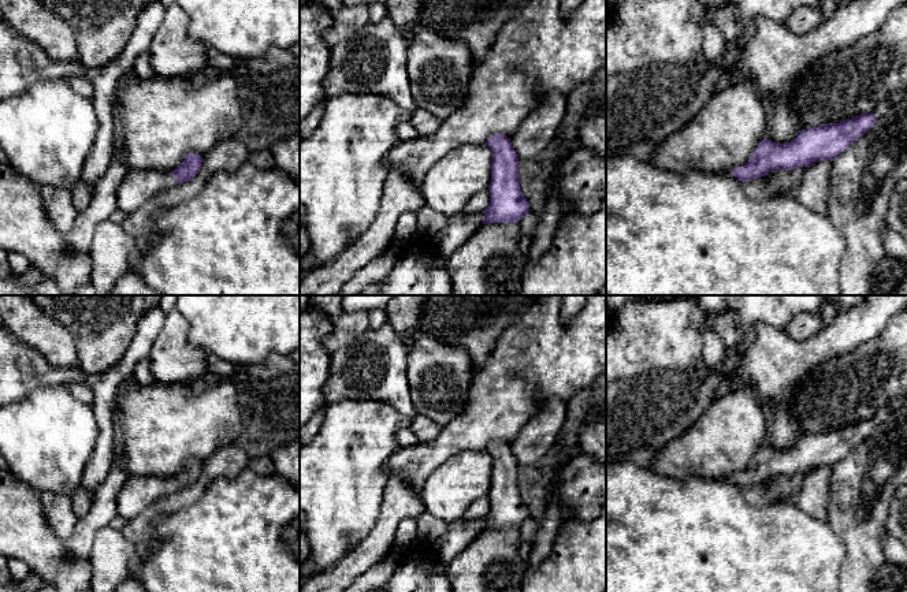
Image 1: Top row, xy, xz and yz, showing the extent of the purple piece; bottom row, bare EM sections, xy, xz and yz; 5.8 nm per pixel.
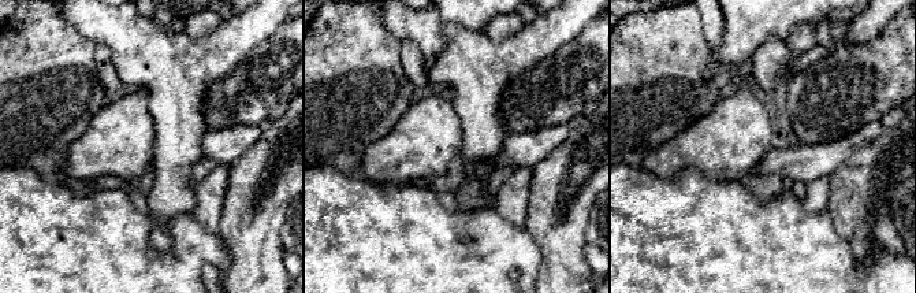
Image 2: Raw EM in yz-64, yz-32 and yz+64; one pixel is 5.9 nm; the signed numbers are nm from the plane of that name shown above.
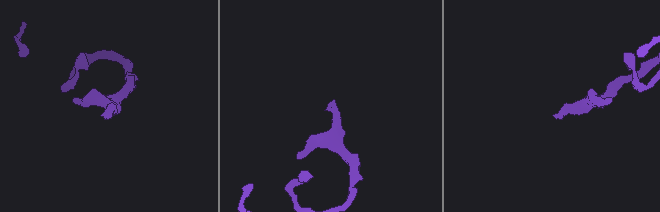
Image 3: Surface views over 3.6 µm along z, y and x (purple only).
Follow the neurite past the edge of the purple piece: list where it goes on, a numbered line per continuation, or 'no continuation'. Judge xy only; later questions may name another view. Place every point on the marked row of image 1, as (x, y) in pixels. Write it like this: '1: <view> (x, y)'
1: xy (138, 186)

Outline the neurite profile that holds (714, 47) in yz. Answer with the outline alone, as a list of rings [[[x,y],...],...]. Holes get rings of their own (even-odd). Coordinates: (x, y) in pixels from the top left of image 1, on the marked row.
[[[714,23],[703,25],[702,30],[705,34],[702,45],[705,56],[711,64],[721,64],[722,56],[728,49],[722,33]]]

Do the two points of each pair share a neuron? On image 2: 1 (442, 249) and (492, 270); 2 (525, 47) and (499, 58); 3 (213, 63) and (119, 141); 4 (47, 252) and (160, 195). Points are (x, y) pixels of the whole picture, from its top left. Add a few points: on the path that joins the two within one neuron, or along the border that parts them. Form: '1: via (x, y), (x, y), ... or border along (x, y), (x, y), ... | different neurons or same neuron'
1: via (454, 262), (462, 270), (480, 270) | same neuron
2: via (518, 54), (506, 58) | same neuron
3: border along (136, 86), (144, 86), (149, 92), (155, 147) | different neurons
4: border along (149, 212), (155, 218), (151, 244) | different neurons

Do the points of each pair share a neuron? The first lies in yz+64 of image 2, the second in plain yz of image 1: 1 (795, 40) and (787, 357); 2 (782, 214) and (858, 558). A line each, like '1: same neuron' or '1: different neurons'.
1: different neurons
2: different neurons

